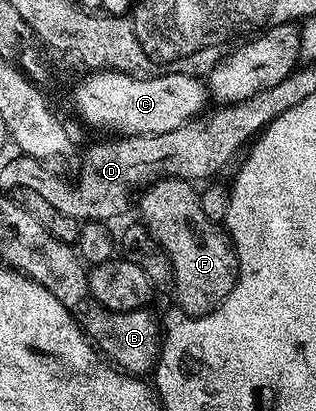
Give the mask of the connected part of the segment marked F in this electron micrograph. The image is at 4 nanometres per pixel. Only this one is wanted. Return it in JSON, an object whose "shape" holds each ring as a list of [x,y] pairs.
{"shape":[[[161,178],[151,188],[151,194],[138,195],[139,218],[171,257],[175,277],[173,295],[179,301],[176,302],[178,309],[188,316],[207,314],[223,301],[235,282],[235,247],[220,223],[205,216],[200,191],[195,191],[192,183],[184,182],[182,178]]]}

